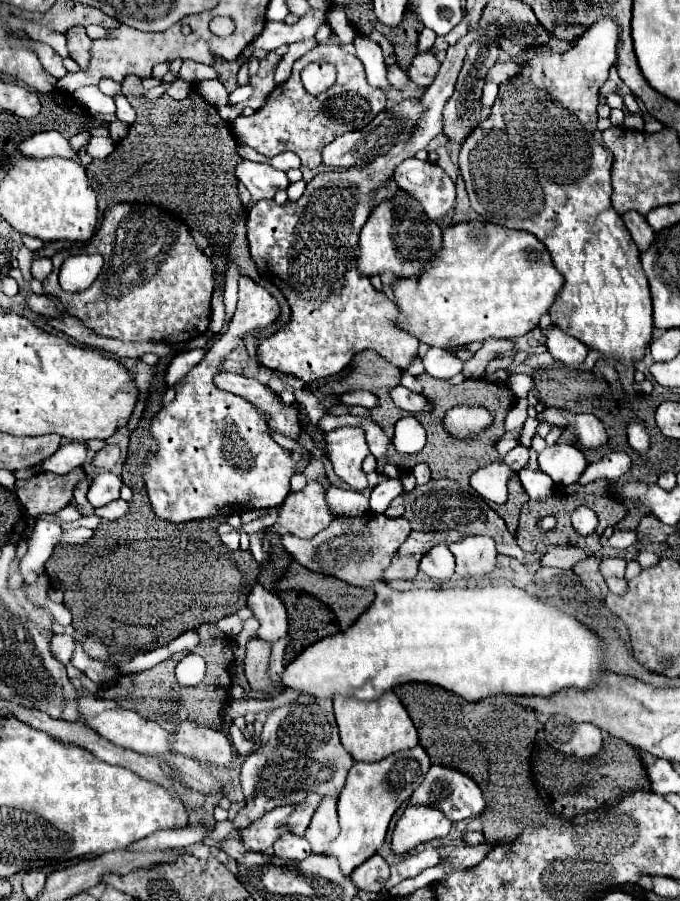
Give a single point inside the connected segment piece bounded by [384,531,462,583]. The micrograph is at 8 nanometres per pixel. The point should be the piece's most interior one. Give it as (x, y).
(404, 565)

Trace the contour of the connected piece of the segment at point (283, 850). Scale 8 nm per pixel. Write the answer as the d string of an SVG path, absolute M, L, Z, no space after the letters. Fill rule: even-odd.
M292 833L280 835L280 839L276 839L272 849L274 849L276 857L292 859L292 861L304 861L312 853L310 843L304 837L298 837L298 835L292 835Z

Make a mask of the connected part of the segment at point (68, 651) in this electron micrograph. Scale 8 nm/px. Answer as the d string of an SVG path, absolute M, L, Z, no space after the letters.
M54 635L52 637L52 653L54 657L62 663L62 665L68 665L70 663L70 657L74 655L74 649L76 649L76 639L70 637L70 635Z

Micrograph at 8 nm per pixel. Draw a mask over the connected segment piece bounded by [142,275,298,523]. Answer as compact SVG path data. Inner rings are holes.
M240 275L238 279L238 309L228 323L228 331L210 347L202 363L192 369L180 383L172 385L176 391L174 401L160 409L158 415L150 423L150 435L154 437L158 449L150 451L142 477L144 485L154 509L154 515L170 521L170 523L186 523L186 521L202 521L216 515L242 515L252 509L274 509L280 507L290 493L290 477L298 471L298 463L292 457L290 451L280 447L266 431L264 417L260 411L246 403L244 399L222 391L214 385L214 375L218 375L222 369L216 363L222 363L224 357L228 357L238 345L242 345L242 339L248 331L262 331L264 327L272 325L280 317L280 303L258 283L254 283L250 277Z

